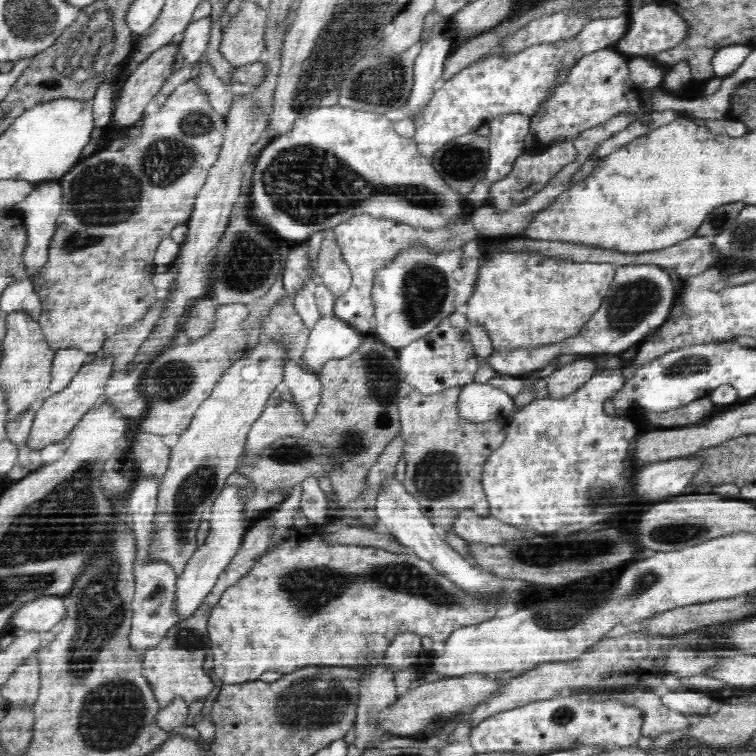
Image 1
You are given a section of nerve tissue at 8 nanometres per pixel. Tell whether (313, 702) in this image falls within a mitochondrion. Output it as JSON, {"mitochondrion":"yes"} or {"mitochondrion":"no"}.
{"mitochondrion":"yes"}

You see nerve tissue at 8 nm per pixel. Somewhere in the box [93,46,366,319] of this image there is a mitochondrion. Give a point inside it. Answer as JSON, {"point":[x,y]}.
{"point":[248,263]}

